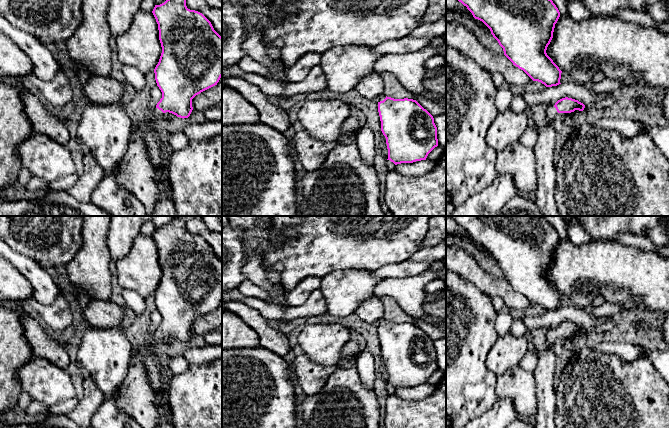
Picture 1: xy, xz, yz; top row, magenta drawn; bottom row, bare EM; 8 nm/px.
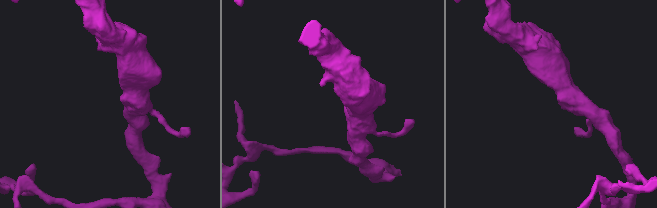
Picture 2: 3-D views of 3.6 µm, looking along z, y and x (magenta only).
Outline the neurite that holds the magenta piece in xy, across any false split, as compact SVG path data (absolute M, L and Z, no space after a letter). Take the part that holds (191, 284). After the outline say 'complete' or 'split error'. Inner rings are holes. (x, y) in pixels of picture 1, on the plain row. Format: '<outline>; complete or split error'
M174 216L164 227L155 229L152 237L158 248L162 271L154 293L162 322L154 332L154 337L161 342L166 336L188 342L193 334L192 323L217 309L222 301L222 261L202 237L187 232L186 220L181 216Z; split error

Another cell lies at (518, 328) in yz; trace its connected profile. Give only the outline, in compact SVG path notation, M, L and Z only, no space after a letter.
M521 318L513 320L511 330L510 330L510 332L513 335L518 336L518 337L524 336L527 330L528 328Z

